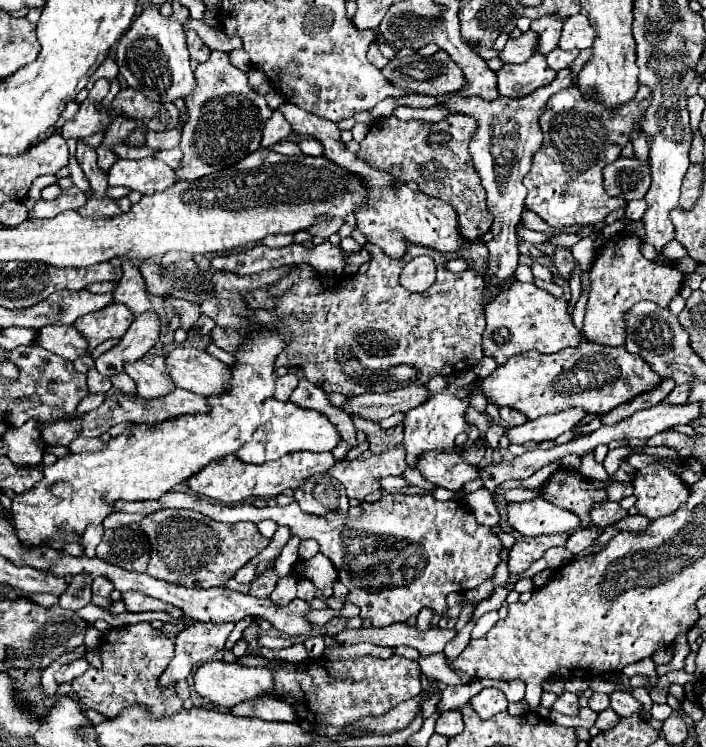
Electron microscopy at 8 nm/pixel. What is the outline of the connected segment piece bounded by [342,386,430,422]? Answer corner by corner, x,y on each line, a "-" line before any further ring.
406,386
386,394
362,394
356,398
348,398
342,410
348,416
360,416
364,420
378,422
392,416
394,412
412,410
414,406
426,402
426,398
430,398
426,386

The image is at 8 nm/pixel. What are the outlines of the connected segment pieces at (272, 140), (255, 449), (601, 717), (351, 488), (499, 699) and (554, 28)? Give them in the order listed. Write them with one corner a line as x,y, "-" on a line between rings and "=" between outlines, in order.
274,112
270,116
270,120
266,122
264,126
264,136
262,136
262,148
270,148
274,146
276,142
282,142
286,140
288,136
292,136
294,130
292,126
288,124
288,120
280,114
280,112
=
268,398
262,410
262,424
254,432
254,438
246,446
242,446
242,450
238,450
236,456
242,462
264,464
268,460
278,460
284,454
298,452
298,450
330,452
338,444
338,440
340,440
340,434
336,432
336,428
330,424
330,420
324,414
316,410
298,408
292,402
278,402
274,398
=
606,708
606,710
602,710
600,714
598,714
598,720
596,720
596,726
600,728
600,730
610,730
614,724
618,724
620,722
620,716
612,710
612,708
=
398,444
380,454
366,450
354,460
336,460
328,472
344,484
348,498
362,500
370,492
380,490
382,478
400,476
406,468
410,468
406,462
406,448
404,444
=
484,688
480,694
476,694
470,700
470,704
472,704
472,708
478,712
478,716
482,720
488,720
488,718
492,718
498,712
504,712
506,706
508,706
508,700
506,700
502,690
498,690
498,688
=
538,18
538,20
532,20
530,28
534,32
538,32
538,44
536,44
534,52
546,56
554,48
558,48
558,38
560,38
560,32
562,32
562,24
564,24
564,20
560,20
560,18

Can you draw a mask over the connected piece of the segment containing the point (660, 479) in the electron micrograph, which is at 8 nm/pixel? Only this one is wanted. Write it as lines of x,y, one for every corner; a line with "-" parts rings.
650,464
638,470
634,478
636,508
642,516
656,520
678,510
688,496
688,486
660,464

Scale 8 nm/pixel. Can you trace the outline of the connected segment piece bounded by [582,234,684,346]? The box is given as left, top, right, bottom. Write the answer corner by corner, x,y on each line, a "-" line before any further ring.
618,234
598,250
598,258
590,270
590,284
592,290
588,294
582,328
584,338
602,346
624,346
626,330
622,324
622,314
640,300
652,300
660,302
660,306
668,306
668,302
680,292
684,276
674,266
658,266
656,262
646,260
640,254
638,238
630,238
630,234

